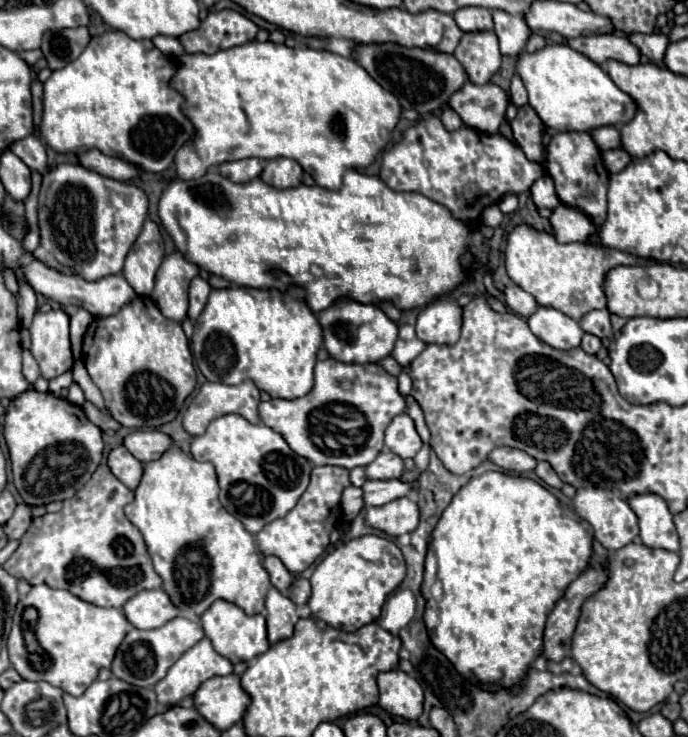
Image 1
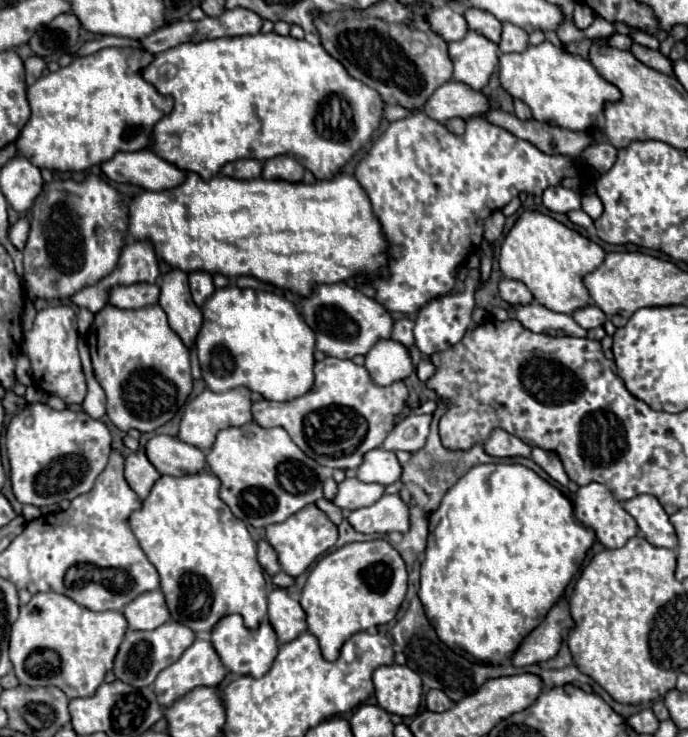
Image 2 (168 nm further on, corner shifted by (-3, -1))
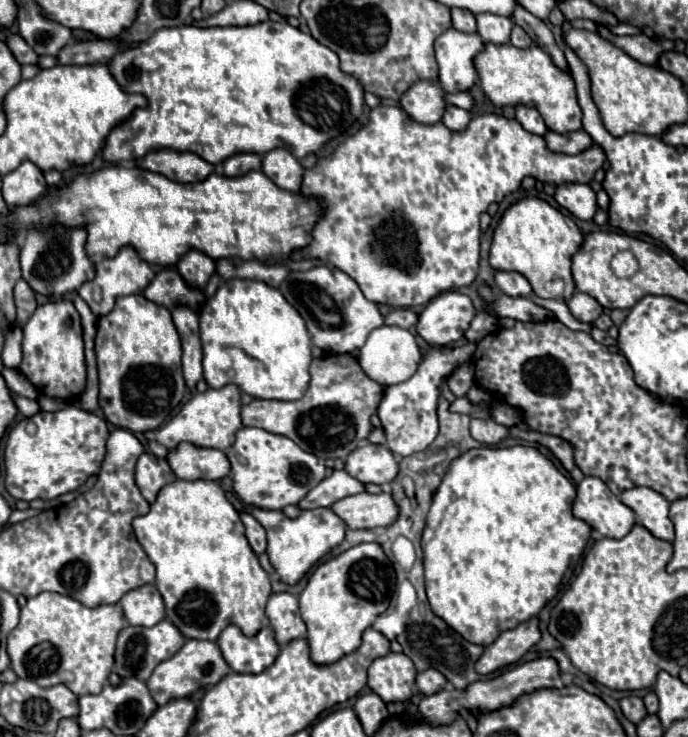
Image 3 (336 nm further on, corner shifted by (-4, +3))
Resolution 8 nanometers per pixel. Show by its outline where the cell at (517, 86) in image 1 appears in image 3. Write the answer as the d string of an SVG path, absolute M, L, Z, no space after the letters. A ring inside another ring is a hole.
M516 105L516 121L530 133L544 135L548 129L544 125L544 119L538 115L536 109L526 107L526 105Z

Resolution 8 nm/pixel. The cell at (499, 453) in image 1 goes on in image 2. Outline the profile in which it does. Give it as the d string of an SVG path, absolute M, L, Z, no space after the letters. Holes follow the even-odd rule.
M493 429L487 441L483 443L485 453L493 457L529 457L531 447L517 439L515 435L509 435L505 429Z

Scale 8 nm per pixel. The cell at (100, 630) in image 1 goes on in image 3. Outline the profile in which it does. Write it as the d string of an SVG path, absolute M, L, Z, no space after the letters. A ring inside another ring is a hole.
M40 593L30 597L28 603L22 607L20 623L8 635L8 655L12 659L12 669L20 679L30 679L42 687L50 687L56 683L66 685L76 695L98 693L102 691L112 665L114 665L114 647L118 633L124 627L124 613L122 605L100 605L96 609L84 607L76 599L60 593Z

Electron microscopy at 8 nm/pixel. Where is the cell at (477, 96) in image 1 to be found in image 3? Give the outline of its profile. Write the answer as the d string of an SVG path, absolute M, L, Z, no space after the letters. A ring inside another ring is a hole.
M418 81L400 99L400 107L418 123L438 123L446 105L446 91L438 81Z

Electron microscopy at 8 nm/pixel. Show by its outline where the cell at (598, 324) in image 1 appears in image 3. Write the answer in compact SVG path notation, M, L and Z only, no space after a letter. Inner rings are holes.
M580 291L572 295L572 299L568 301L568 309L582 323L594 323L602 315L602 305L594 297Z

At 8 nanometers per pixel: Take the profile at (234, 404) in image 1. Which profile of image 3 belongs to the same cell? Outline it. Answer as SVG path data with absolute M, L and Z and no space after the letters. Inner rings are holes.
M226 385L220 389L206 389L204 393L194 393L192 399L180 409L180 413L170 419L162 429L148 435L148 439L156 439L166 449L174 449L178 443L188 441L198 447L212 447L226 451L230 443L234 443L234 431L242 427L240 417L240 389L236 385Z

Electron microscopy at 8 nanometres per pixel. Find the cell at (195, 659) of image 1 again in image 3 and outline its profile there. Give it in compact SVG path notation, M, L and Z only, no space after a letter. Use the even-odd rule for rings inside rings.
M188 639L184 643L184 647L178 651L178 655L162 661L152 677L146 681L146 685L150 687L150 693L154 695L154 701L158 705L166 705L172 699L180 699L180 697L188 697L192 693L196 693L202 687L208 685L216 685L224 675L230 673L228 663L224 661L220 647L216 643L210 641L200 641L200 639Z

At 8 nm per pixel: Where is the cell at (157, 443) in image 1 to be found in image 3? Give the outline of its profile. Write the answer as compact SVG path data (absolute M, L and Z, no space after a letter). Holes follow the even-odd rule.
M180 443L166 455L170 469L178 479L212 479L218 481L230 471L226 455L220 449L196 447L192 443Z

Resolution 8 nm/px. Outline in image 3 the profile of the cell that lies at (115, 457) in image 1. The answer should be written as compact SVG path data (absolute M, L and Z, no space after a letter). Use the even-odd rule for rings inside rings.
M142 453L136 463L136 485L148 503L154 503L158 487L172 483L176 475L172 473L166 459L160 459L152 453Z

